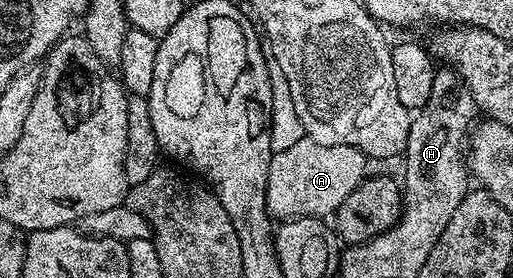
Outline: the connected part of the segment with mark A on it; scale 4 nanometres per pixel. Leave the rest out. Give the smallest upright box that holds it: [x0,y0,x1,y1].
[265,137,369,220]

